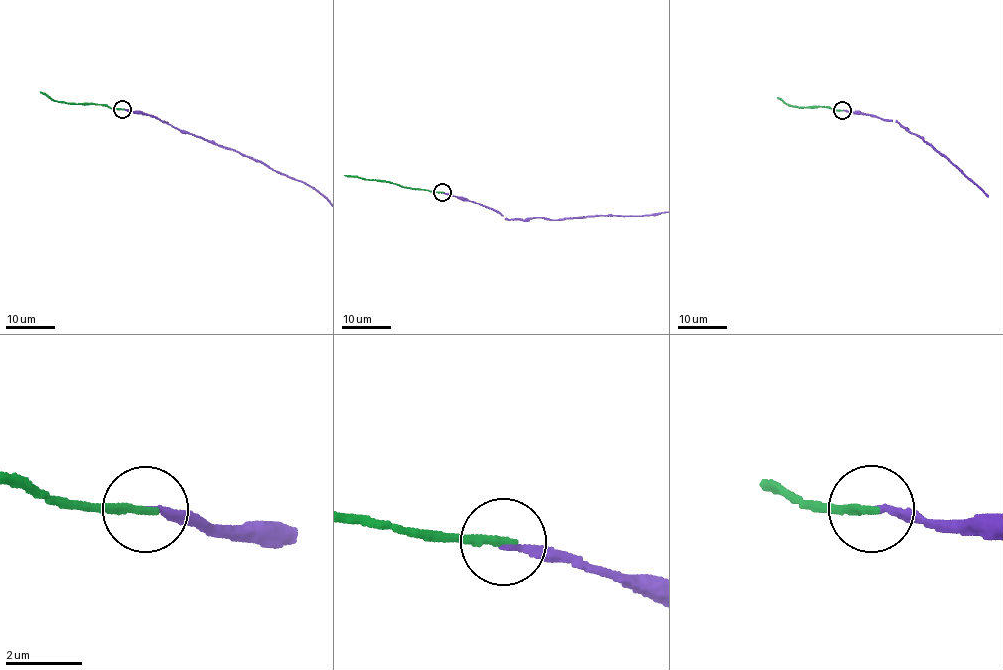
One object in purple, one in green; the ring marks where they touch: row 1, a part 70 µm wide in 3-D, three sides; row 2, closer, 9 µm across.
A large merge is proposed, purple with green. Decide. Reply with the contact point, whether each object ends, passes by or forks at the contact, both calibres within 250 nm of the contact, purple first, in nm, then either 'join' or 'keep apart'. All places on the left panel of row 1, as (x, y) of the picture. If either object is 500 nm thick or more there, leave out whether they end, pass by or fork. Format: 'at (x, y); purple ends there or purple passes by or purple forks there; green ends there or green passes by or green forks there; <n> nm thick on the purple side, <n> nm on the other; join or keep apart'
at (122, 109); purple ends there; green ends there; 170 nm thick on the purple side, 200 nm on the other; join

